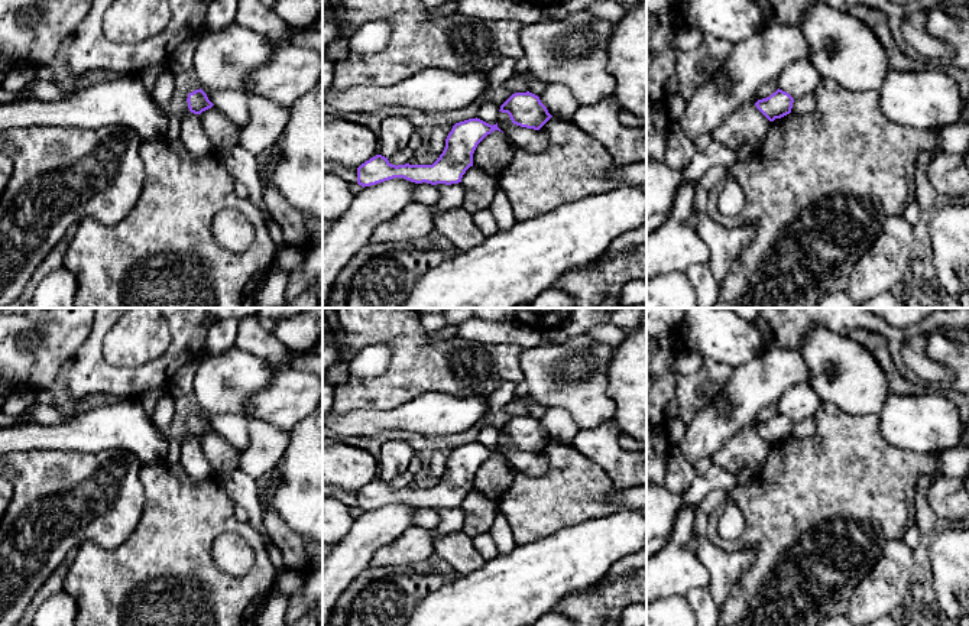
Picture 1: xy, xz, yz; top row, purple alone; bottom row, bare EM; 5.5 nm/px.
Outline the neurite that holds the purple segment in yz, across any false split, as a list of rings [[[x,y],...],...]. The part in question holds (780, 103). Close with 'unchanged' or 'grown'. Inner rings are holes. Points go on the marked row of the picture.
[[[778,88],[769,97],[758,100],[755,106],[769,121],[774,121],[775,119],[790,114],[793,103],[794,98]]]; unchanged

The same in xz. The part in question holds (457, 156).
[[[480,119],[456,123],[445,139],[445,147],[432,165],[392,165],[388,158],[376,155],[357,168],[357,184],[376,185],[393,178],[404,178],[415,184],[458,184],[466,171],[473,166],[473,153],[477,145],[492,132],[499,130],[498,123],[489,124]]]; unchanged

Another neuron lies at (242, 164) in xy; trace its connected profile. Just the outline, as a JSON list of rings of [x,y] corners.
[[[236,145],[229,152],[221,155],[221,160],[236,181],[242,182],[247,188],[247,198],[257,207],[265,223],[268,223],[272,214],[265,202],[266,186],[257,172],[256,155],[246,150],[243,146]]]

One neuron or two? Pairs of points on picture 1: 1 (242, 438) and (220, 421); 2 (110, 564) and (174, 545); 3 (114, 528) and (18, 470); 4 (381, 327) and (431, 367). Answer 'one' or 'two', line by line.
1: one
2: one
3: one
4: one

